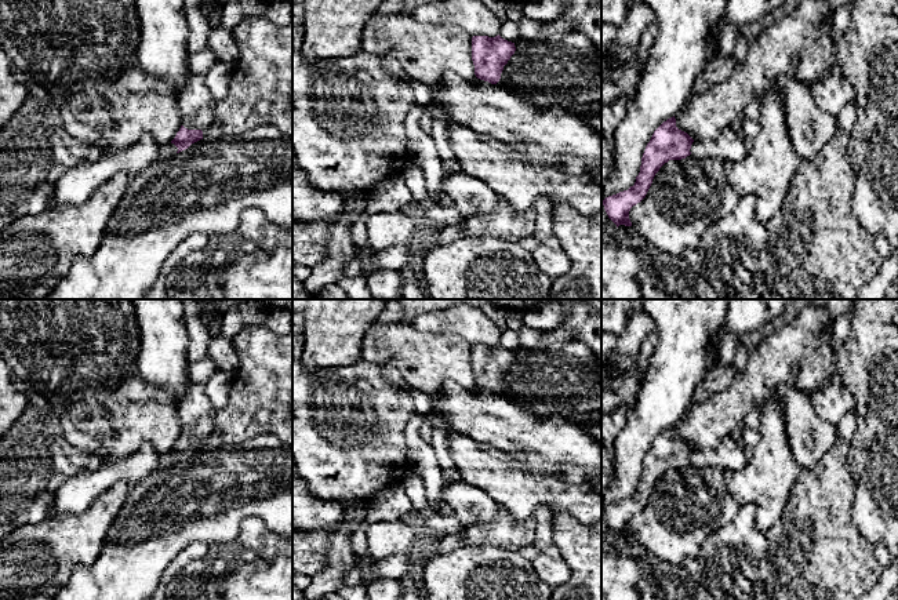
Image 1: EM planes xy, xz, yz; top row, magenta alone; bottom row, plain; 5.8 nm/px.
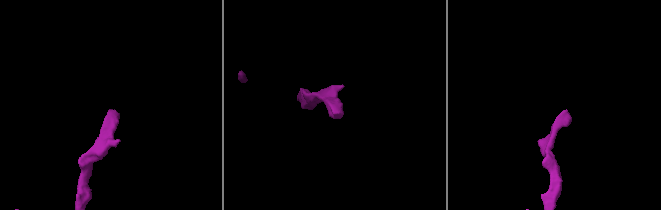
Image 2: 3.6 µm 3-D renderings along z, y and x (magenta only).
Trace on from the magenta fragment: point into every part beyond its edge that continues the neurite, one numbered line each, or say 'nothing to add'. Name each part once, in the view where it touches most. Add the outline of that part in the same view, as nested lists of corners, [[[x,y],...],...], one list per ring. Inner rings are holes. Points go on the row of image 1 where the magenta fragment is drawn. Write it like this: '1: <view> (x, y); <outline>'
1: xy (196, 102); [[[189,70],[186,88],[178,92],[182,126],[188,130],[207,130],[214,121],[217,99],[203,77]]]

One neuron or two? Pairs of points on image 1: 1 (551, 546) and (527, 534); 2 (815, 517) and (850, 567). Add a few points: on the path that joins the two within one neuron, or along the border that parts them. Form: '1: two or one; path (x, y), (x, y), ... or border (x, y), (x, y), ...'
1: two; border (531, 519), (534, 522), (533, 544)
2: one; path (815, 530), (837, 555)

